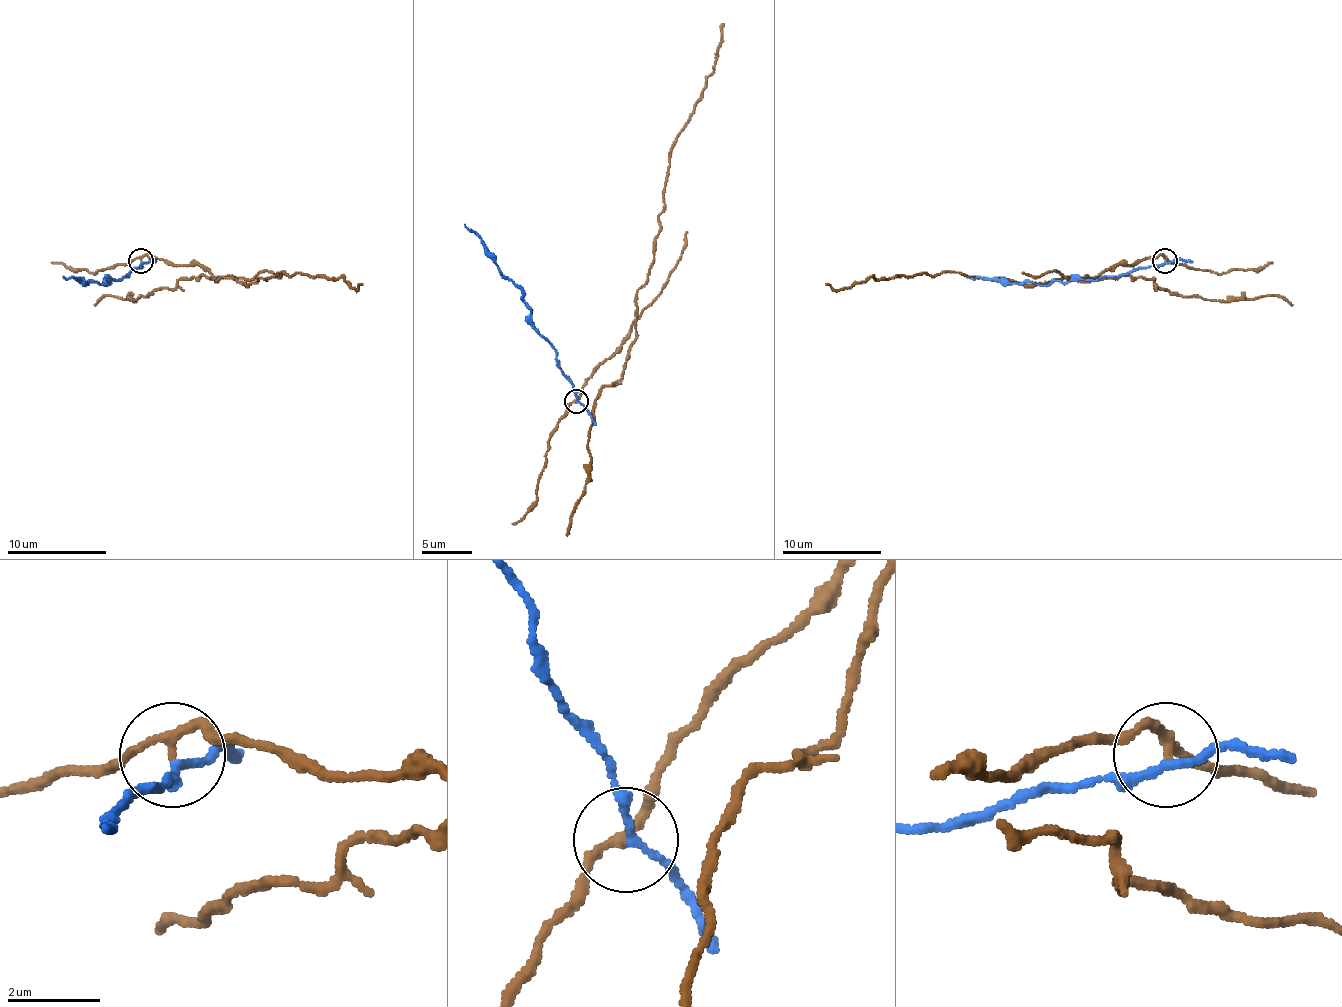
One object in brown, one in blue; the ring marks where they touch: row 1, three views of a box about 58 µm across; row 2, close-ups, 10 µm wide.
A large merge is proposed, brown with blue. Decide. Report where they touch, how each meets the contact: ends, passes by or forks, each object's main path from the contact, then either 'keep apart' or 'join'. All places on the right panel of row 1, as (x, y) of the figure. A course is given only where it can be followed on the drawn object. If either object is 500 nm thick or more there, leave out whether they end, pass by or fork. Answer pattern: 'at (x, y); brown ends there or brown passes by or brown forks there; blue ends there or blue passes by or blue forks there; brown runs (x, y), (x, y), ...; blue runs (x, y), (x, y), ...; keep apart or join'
at (1165, 261); brown passes by; blue passes by; brown runs (1165, 261), (1145, 256), (1094, 279), (1042, 284), (941, 271), (842, 289), (826, 284); blue runs (1165, 261), (1112, 276), (1046, 284), (968, 276); keep apart

